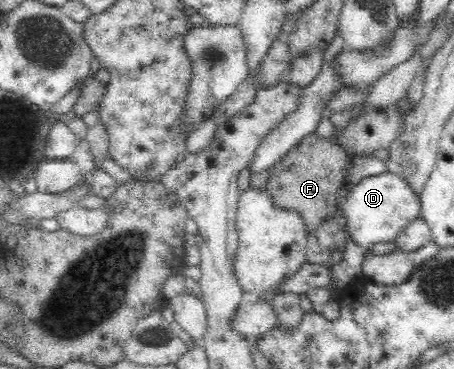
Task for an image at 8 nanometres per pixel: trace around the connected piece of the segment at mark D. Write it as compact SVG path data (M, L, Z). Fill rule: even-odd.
M389 170L375 176L366 176L352 187L343 203L347 223L346 234L351 235L353 240L363 248L372 244L394 241L409 222L421 216L420 196L412 190L407 179Z

